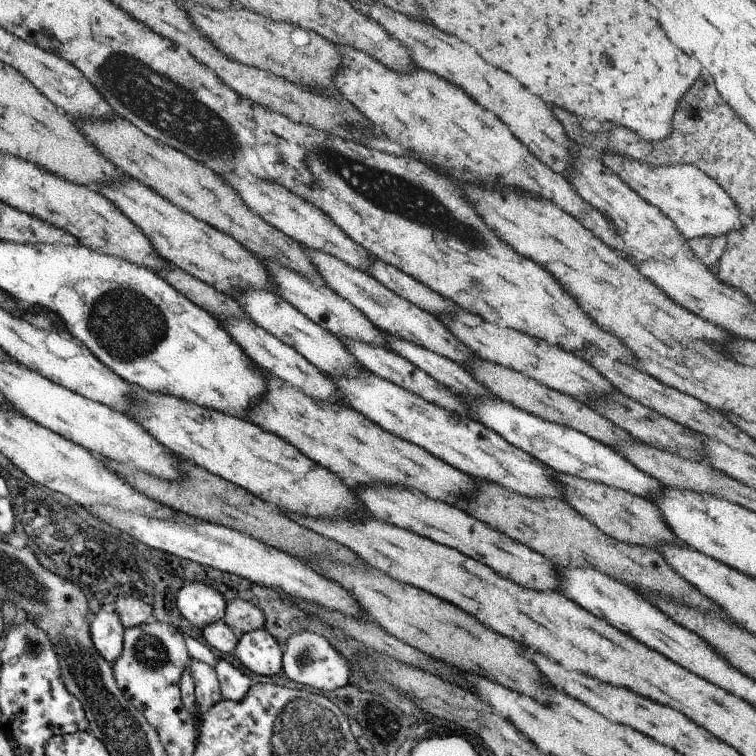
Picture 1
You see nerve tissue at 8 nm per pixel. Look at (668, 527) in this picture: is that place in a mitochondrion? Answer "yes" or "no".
no

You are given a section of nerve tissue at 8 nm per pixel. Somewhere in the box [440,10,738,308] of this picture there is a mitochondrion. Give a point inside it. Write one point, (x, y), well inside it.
(693, 113)

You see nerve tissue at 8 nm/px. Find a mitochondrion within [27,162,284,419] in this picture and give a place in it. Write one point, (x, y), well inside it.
(129, 326)

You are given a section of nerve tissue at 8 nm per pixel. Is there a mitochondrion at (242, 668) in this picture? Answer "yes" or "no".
no

